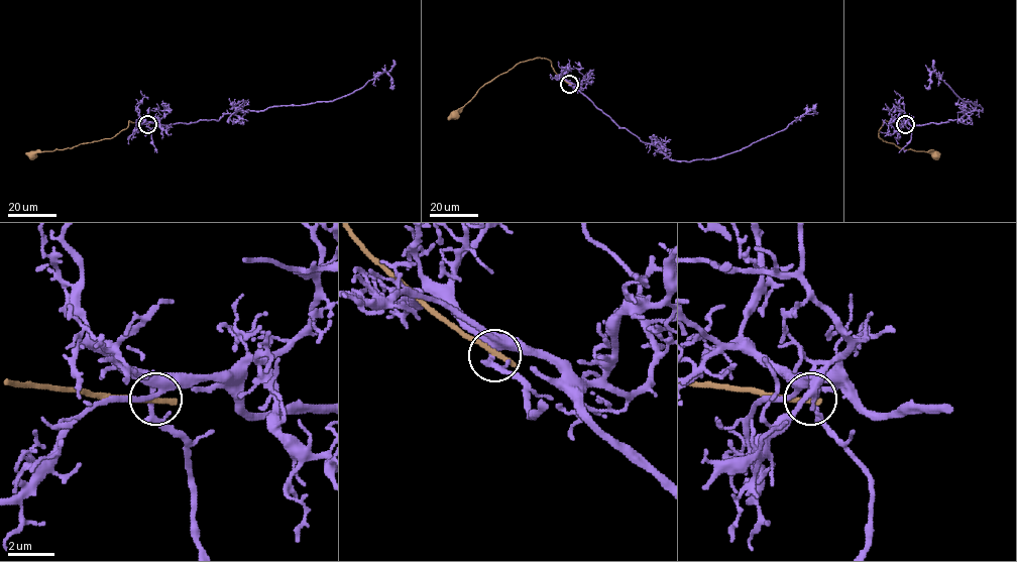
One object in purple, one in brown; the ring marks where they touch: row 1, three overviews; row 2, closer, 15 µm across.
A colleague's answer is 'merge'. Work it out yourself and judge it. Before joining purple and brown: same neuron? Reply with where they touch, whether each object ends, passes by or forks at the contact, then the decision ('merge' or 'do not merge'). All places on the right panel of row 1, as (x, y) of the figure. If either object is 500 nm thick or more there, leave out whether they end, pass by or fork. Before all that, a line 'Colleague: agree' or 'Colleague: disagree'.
Colleague: disagree
at (905, 124); purple passes by; brown ends there; do not merge

